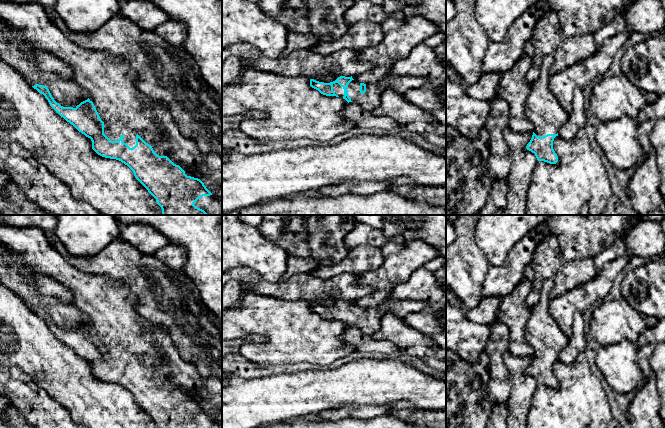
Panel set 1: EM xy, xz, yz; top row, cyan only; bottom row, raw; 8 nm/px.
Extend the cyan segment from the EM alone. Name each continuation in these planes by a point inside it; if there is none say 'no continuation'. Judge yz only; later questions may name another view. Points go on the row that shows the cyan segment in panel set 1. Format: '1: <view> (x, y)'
1: yz (543, 110)

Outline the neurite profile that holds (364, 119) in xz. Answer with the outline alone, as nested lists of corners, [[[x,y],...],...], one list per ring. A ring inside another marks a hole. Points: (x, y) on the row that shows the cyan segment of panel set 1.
[[[349,102],[345,106],[342,116],[353,121],[356,128],[392,129],[398,126],[390,117],[374,116],[370,111],[364,110],[354,102]]]

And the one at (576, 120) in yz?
[[[576,87],[573,92],[572,112],[569,114],[567,122],[561,126],[558,135],[565,140],[570,140],[585,126],[584,94],[581,88]]]

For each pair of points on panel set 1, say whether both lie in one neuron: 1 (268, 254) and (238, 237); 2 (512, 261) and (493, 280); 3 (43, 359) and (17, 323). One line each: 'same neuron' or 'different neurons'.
1: same neuron
2: same neuron
3: same neuron

